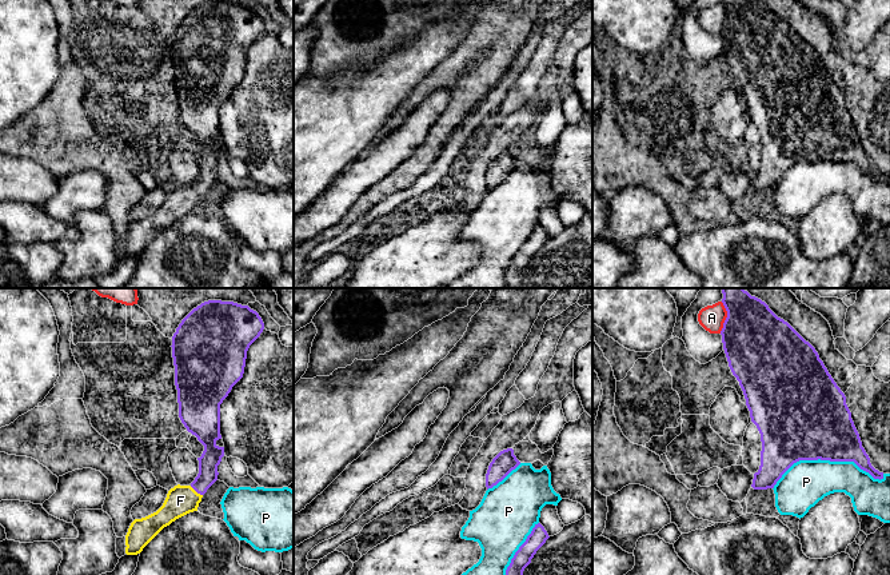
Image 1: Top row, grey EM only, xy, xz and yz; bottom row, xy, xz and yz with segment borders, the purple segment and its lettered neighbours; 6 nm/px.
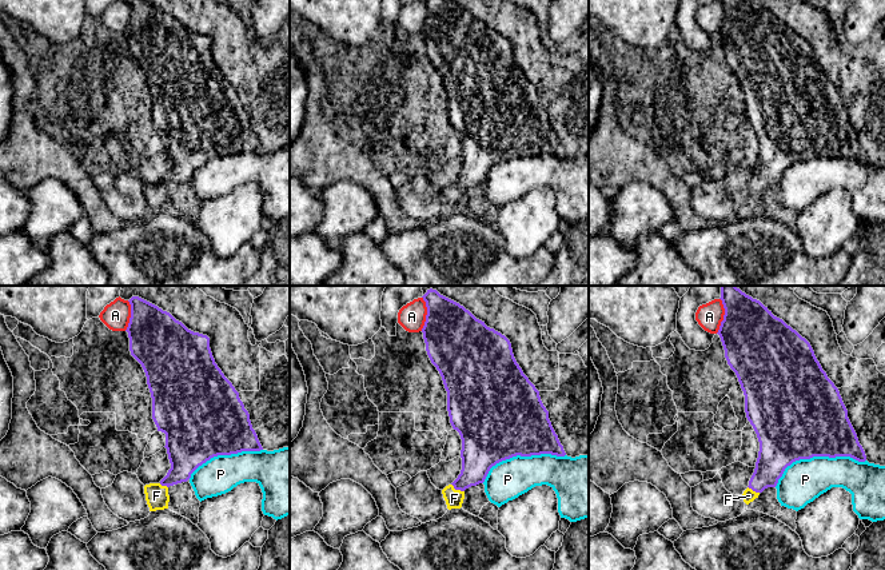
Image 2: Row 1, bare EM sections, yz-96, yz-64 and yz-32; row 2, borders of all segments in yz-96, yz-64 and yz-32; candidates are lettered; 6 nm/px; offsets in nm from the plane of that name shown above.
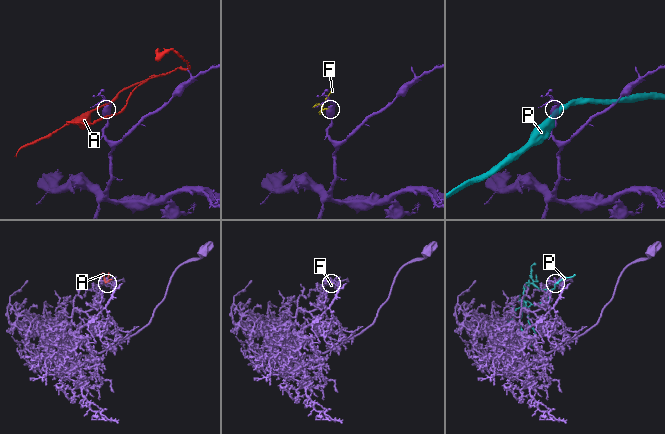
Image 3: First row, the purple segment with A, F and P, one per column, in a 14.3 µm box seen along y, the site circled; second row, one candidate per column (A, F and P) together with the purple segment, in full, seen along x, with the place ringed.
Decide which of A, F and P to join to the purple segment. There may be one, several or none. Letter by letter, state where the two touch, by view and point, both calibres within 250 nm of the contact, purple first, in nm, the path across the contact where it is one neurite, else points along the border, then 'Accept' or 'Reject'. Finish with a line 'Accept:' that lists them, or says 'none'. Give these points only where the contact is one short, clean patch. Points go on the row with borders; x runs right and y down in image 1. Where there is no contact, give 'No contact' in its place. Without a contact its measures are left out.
A: Touches purple at yz (726, 318). Thickness 420 nm (purple) against 160 nm. Boundary: yz (722, 302), (726, 310), (726, 319), (719, 332). Reject
F: Touches purple at xy (196, 491). Thickness 120 nm (purple) against 180 nm. Path across: xy (212, 454), (208, 474), (196, 491), (180, 500). Accept
P: Touches purple at yz (826, 459). Thickness 460 nm (purple) against 280 nm. Reject
Accept: F

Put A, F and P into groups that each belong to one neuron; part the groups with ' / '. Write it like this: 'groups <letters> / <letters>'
groups A / F / P

